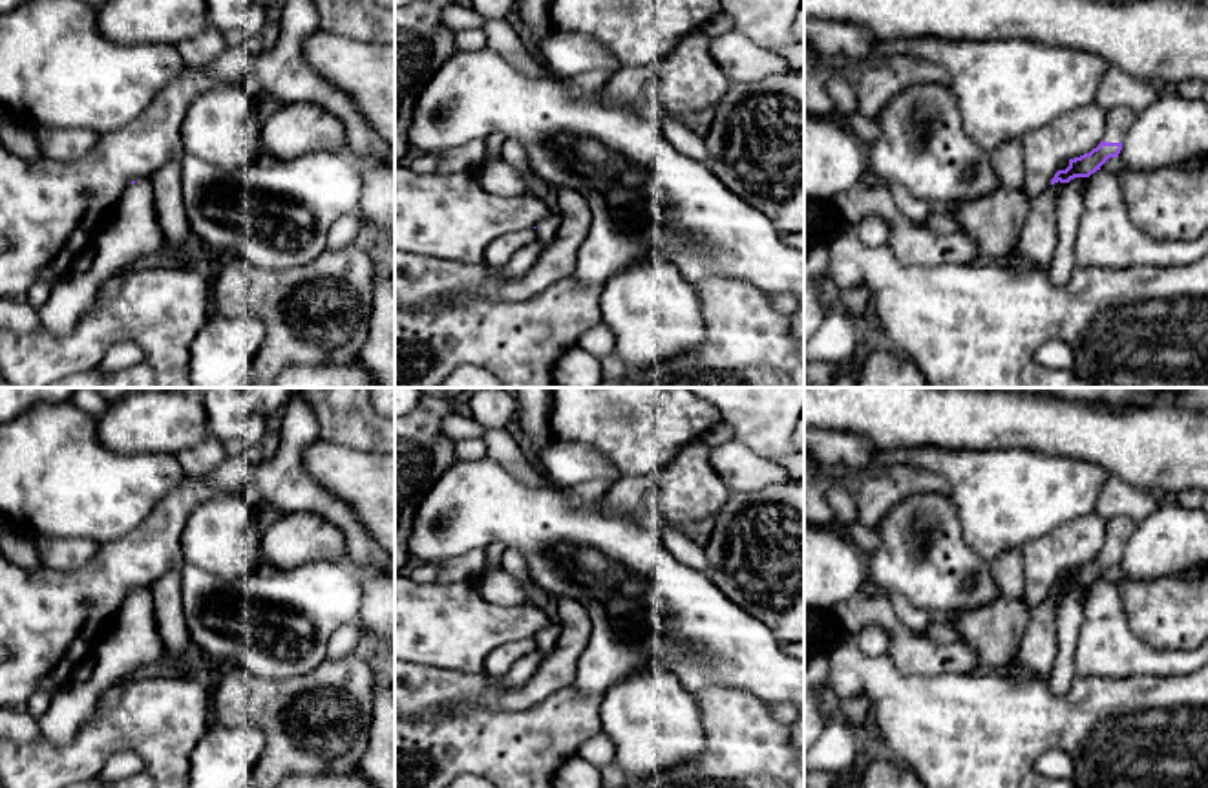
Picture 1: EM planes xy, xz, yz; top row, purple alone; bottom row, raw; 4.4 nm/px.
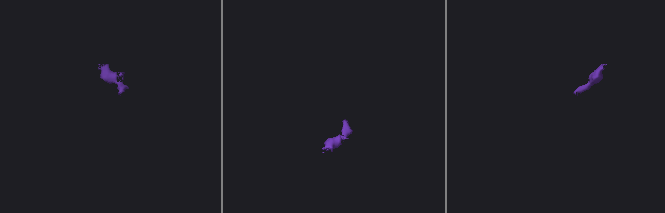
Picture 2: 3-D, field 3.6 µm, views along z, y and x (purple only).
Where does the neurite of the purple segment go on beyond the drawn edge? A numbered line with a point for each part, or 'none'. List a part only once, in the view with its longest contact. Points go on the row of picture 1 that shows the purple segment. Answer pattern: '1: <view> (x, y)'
1: yz (1121, 119)
2: yz (1038, 240)

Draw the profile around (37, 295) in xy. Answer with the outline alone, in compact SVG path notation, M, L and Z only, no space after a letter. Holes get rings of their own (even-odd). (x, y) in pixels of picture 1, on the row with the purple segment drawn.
M40 282L33 285L26 294L27 303L38 311L48 302L53 285L55 282Z

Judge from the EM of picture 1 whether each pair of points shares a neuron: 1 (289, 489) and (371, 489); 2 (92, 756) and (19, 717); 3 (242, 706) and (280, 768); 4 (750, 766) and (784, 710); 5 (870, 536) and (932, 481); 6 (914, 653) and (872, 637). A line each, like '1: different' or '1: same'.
1: different
2: different
3: same
4: different
5: different
6: different

